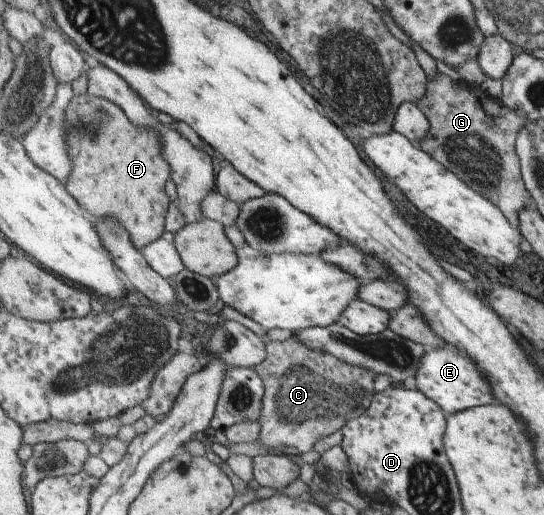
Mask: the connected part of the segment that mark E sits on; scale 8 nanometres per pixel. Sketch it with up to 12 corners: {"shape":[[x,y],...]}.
{"shape":[[453,346],[423,356],[416,388],[447,416],[493,402],[489,382]]}

